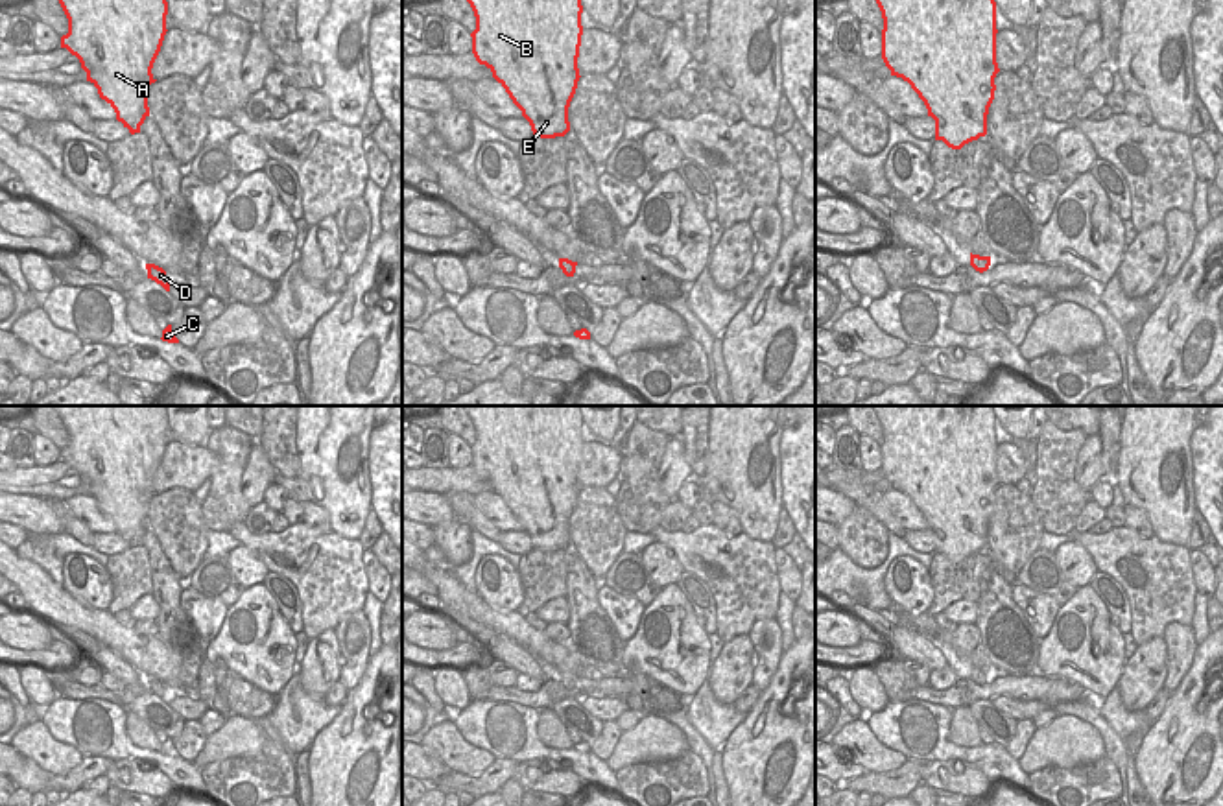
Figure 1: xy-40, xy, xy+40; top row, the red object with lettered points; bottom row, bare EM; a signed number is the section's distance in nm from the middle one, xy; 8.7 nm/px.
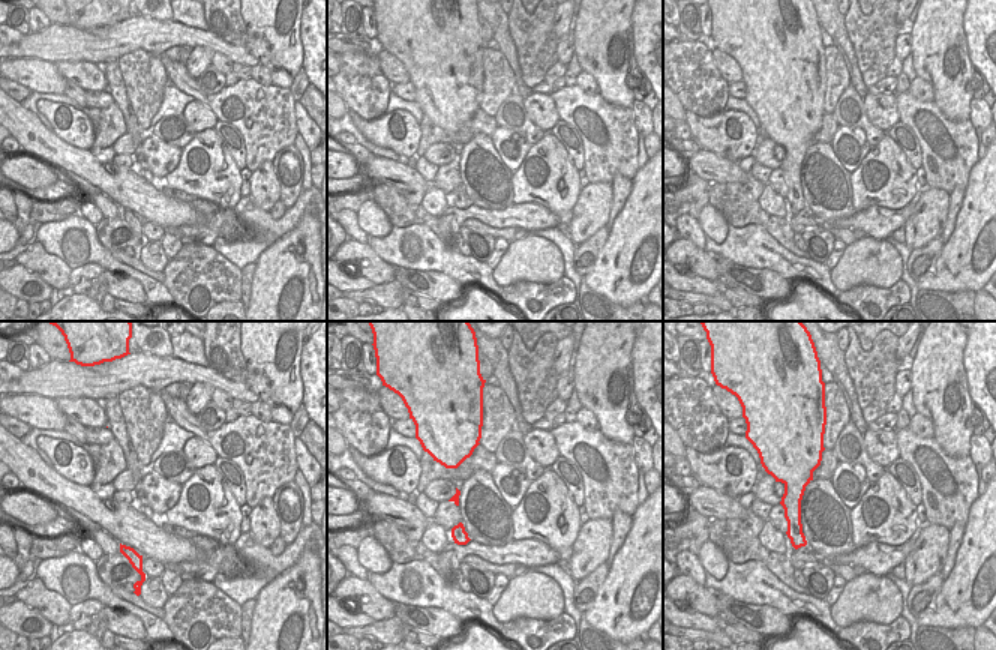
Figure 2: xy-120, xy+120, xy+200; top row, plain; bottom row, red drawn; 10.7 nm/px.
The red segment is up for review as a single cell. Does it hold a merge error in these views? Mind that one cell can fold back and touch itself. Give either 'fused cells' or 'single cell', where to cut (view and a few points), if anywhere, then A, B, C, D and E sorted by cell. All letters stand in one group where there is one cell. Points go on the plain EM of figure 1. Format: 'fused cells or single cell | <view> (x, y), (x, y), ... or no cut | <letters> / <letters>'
single cell | no cut | A B C D E

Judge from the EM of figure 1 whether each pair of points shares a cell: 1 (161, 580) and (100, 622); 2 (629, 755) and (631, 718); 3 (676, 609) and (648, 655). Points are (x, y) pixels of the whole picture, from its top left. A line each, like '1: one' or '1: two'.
1: two
2: two
3: one

